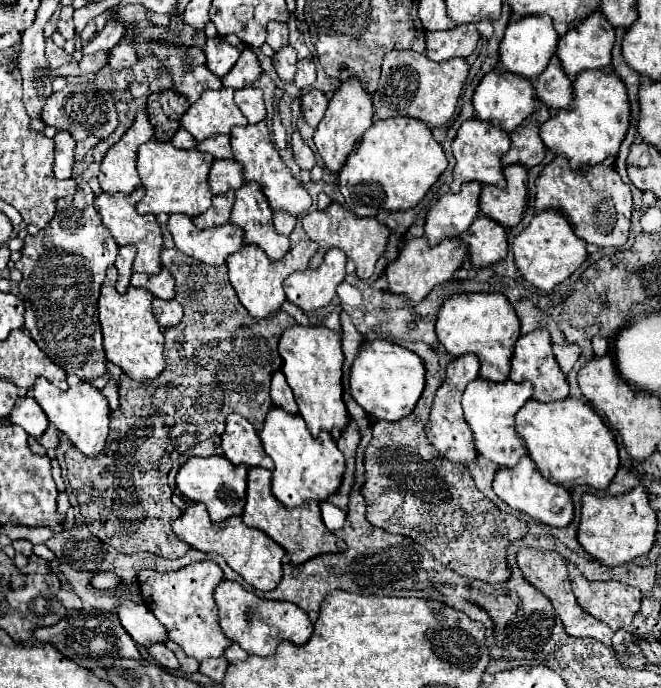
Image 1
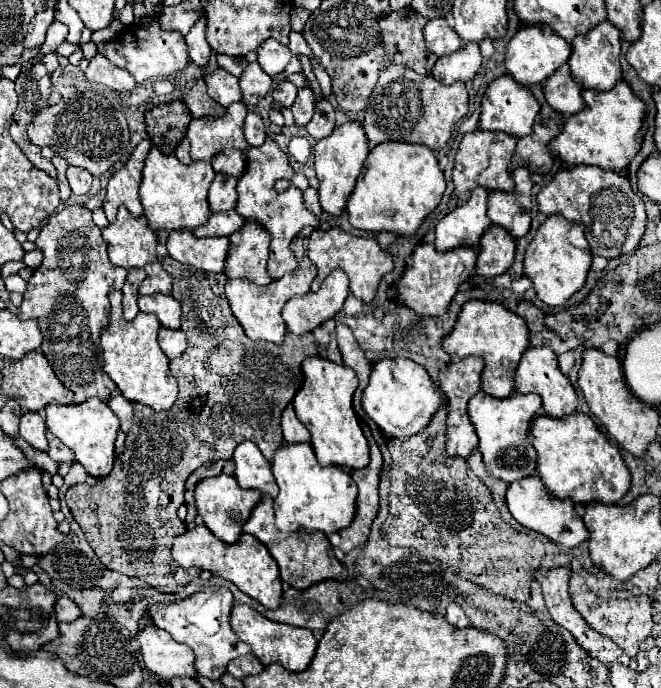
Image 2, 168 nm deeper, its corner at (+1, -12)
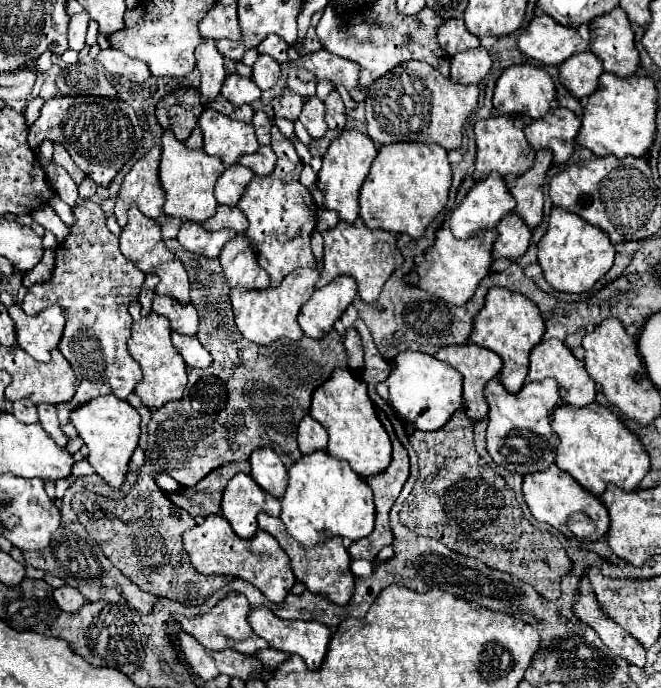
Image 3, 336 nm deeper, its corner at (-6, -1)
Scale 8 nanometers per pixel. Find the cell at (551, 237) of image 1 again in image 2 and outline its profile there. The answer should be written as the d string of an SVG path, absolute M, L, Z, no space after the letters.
M550 216L544 224L540 224L524 254L524 274L532 280L538 298L546 306L566 304L566 300L584 286L590 264L592 252L584 238L584 226L570 224L564 216Z

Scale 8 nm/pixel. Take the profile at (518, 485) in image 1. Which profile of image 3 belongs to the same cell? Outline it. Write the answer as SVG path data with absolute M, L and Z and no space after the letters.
M551 465L547 471L527 475L523 479L523 495L537 521L549 523L569 539L597 541L607 535L609 513L603 501L577 485L577 481L565 471L561 471L557 465Z

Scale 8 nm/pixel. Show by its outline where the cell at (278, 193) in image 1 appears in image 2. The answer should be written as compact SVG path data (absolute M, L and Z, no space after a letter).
M270 136L264 140L262 146L246 148L244 156L248 156L248 168L244 170L244 176L238 178L238 184L236 184L236 192L238 192L236 212L246 220L256 220L272 234L268 272L272 278L280 278L286 272L292 272L298 268L298 262L296 262L294 254L290 252L288 244L304 226L318 226L318 218L306 208L302 190L298 190L294 186L290 186L288 190L284 190L280 194L274 190L274 182L278 178L290 180L294 176L294 170L288 164L288 156L278 148L278 144Z

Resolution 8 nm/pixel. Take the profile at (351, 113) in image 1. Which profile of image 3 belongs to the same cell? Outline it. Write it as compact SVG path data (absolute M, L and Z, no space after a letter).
M345 129L327 149L327 153L323 155L323 167L319 171L319 187L323 193L323 209L331 209L339 213L339 219L345 223L355 223L359 217L359 189L365 181L365 177L369 175L369 167L373 163L373 159L377 157L377 147L375 143L355 131L355 129Z

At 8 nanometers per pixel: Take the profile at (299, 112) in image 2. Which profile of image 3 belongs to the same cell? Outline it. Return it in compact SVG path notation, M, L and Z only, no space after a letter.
M311 97L305 105L303 105L303 111L301 111L301 117L299 121L305 125L307 133L313 137L313 139L321 139L327 131L327 123L325 123L325 105L321 99L317 97Z

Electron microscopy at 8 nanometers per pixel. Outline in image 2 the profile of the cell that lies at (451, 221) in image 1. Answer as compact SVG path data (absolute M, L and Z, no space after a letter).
M478 186L470 200L450 214L446 214L436 226L436 250L452 250L456 246L476 246L480 236L490 228L486 216L488 190Z

